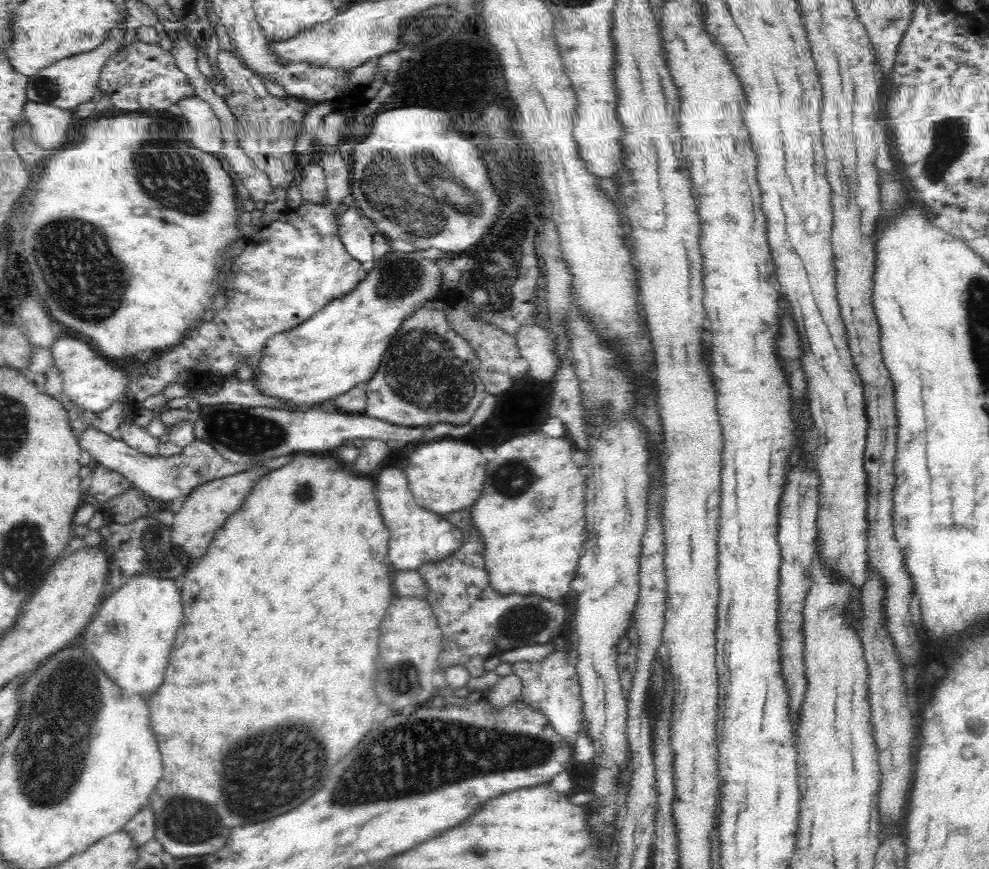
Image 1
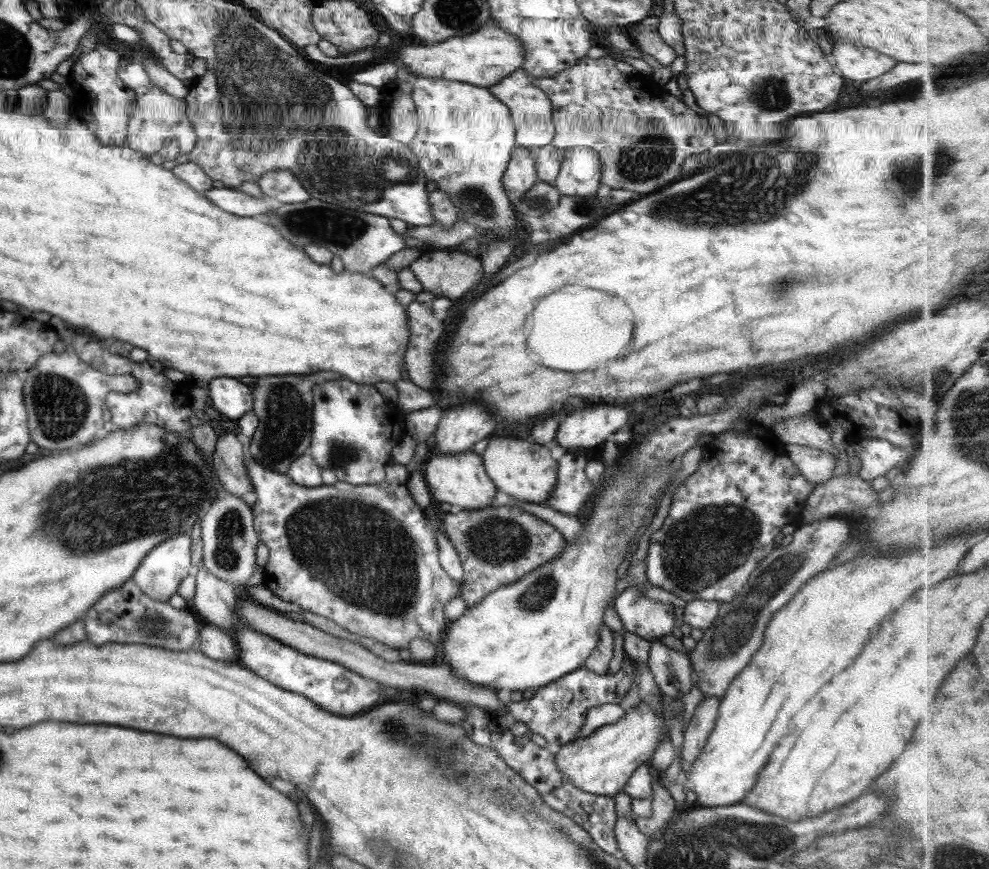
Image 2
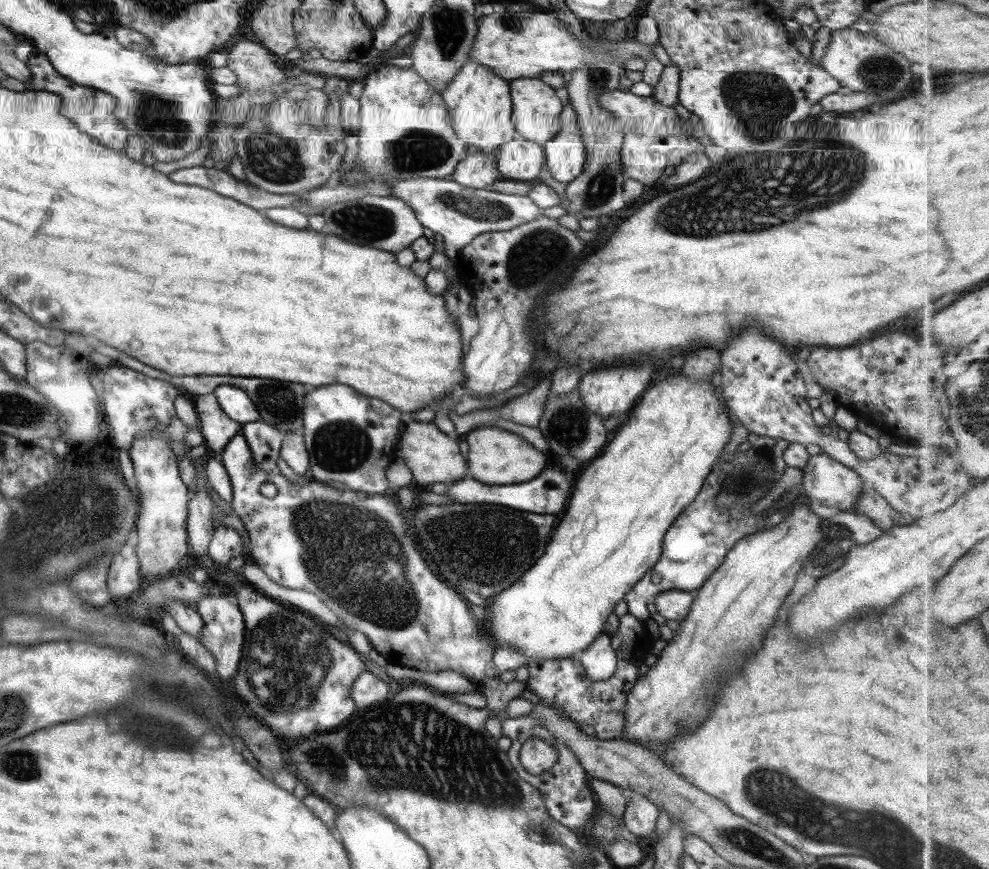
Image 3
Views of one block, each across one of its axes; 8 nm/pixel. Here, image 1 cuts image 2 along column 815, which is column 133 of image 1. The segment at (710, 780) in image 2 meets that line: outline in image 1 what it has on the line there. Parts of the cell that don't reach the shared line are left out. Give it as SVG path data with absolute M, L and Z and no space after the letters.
M136 573L124 581L116 591L110 591L110 596L99 606L88 627L82 634L82 645L90 656L98 662L98 666L116 682L128 695L138 694L148 700L164 680L164 670L168 666L168 656L172 652L178 629L182 624L181 589L174 585L170 578L158 578L147 573Z

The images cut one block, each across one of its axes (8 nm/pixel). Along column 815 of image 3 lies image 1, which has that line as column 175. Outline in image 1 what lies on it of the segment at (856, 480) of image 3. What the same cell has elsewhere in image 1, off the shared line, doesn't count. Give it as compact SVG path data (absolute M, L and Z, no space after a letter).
M88 427L84 432L74 432L77 443L82 450L89 452L100 465L120 473L134 487L142 491L147 498L152 498L158 504L166 507L175 498L186 498L198 485L218 478L218 470L225 460L208 442L196 439L191 445L185 446L178 455L163 457L148 456L131 446L122 439L114 439L94 427Z

